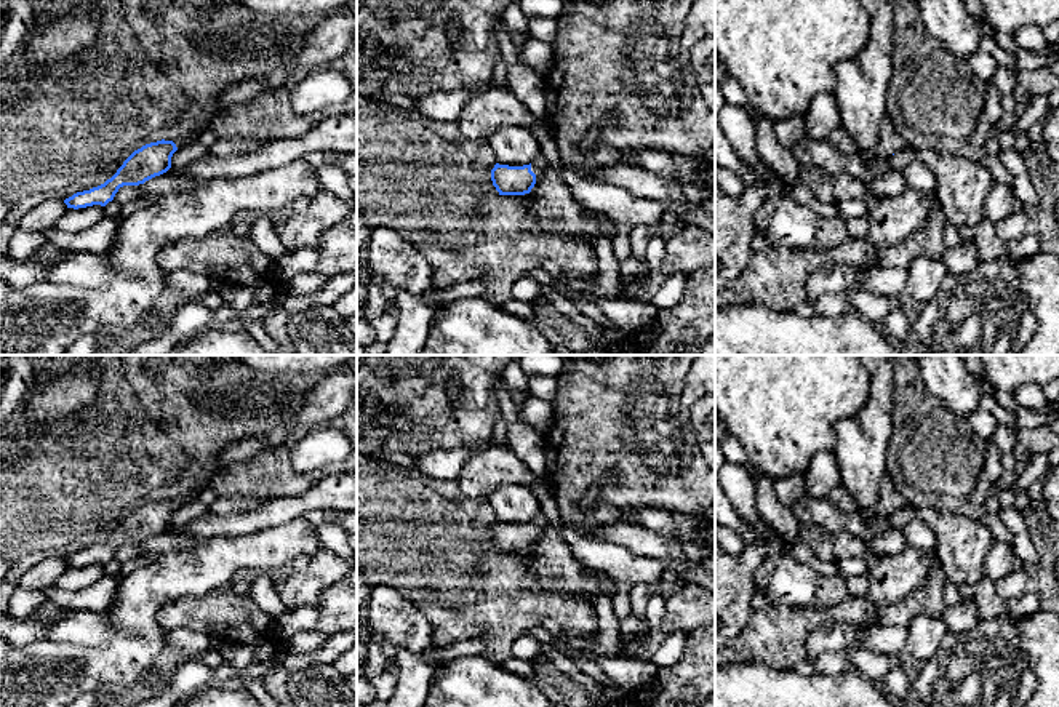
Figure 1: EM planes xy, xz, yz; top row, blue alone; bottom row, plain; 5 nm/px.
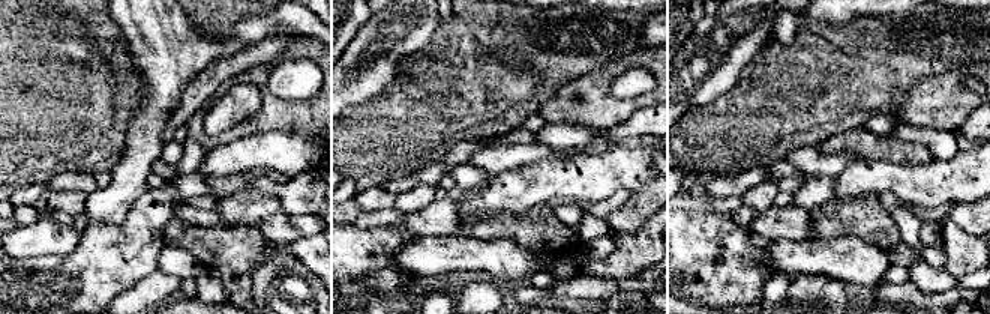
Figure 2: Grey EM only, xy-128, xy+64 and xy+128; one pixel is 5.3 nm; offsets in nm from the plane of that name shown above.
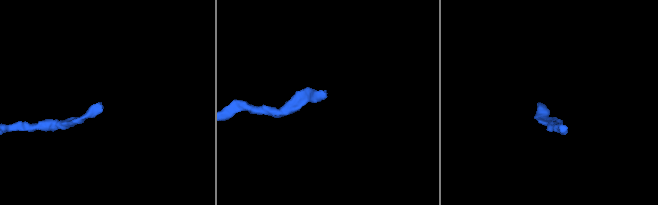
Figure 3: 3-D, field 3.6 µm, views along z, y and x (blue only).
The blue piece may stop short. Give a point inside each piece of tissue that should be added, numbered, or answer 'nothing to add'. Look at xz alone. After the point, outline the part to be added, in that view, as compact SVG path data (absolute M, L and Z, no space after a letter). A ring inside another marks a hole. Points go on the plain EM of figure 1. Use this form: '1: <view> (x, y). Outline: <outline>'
1: xz (538, 525). Outline: M539 513L533 521L531 521L531 529L536 533L536 539L542 534L545 526L549 525L549 520L544 513Z

